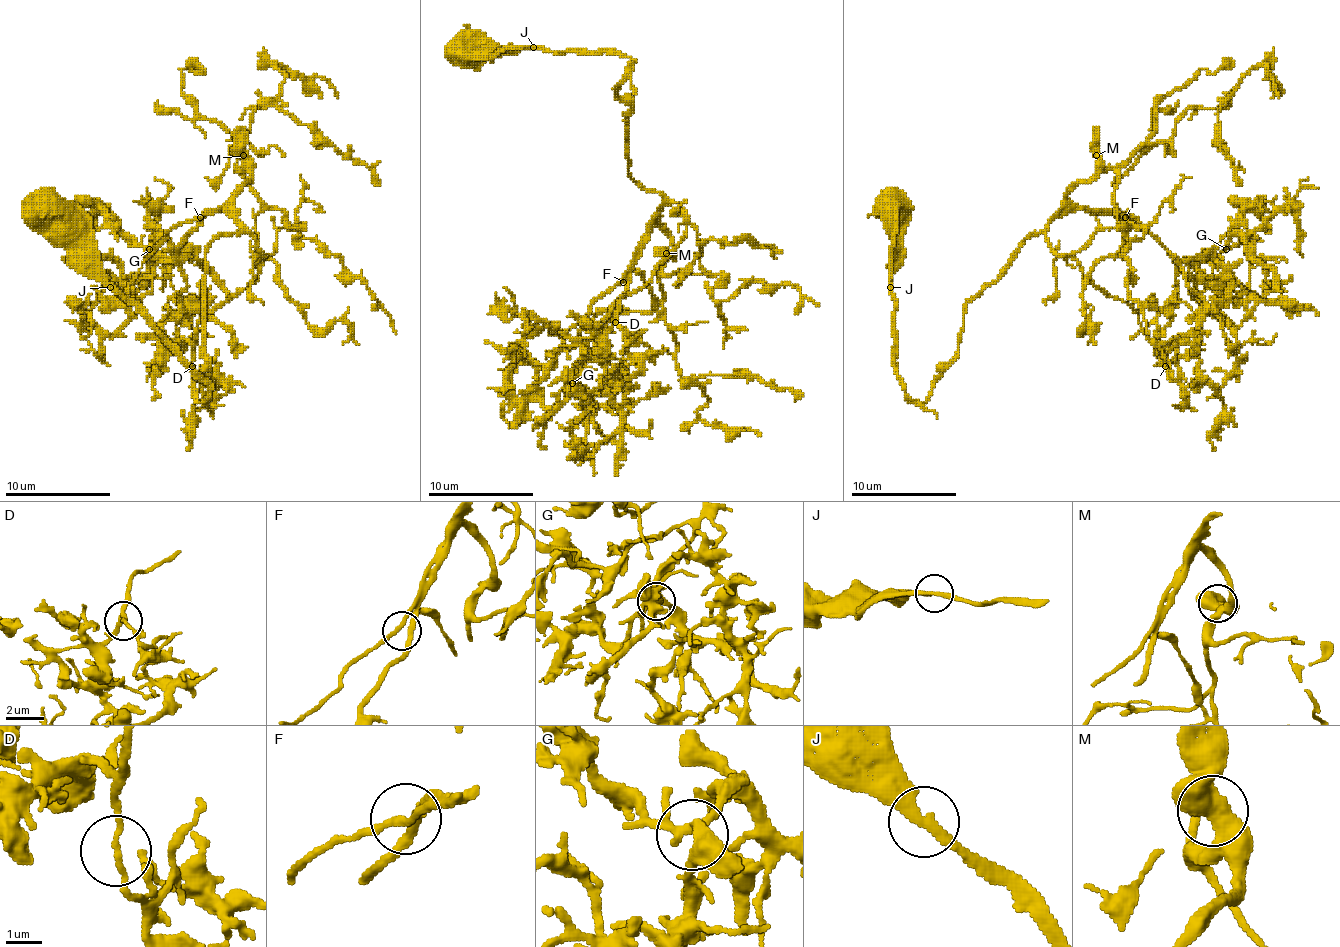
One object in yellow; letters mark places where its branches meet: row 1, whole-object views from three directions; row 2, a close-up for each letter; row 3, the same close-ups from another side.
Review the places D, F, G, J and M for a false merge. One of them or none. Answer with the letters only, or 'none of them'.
none of them

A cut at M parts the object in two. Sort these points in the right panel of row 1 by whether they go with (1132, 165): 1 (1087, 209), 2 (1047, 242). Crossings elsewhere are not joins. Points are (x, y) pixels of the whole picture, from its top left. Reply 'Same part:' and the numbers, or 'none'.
Same part: none

